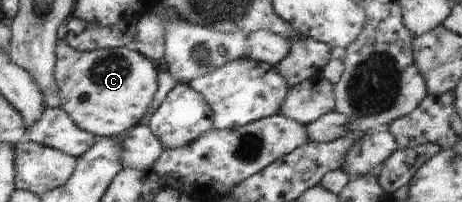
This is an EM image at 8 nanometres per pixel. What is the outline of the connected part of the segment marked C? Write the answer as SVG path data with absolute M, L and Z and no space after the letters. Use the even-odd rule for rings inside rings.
M58 39L54 54L53 75L60 108L80 130L113 138L137 126L148 113L158 85L156 69L144 55L129 47L80 52Z

